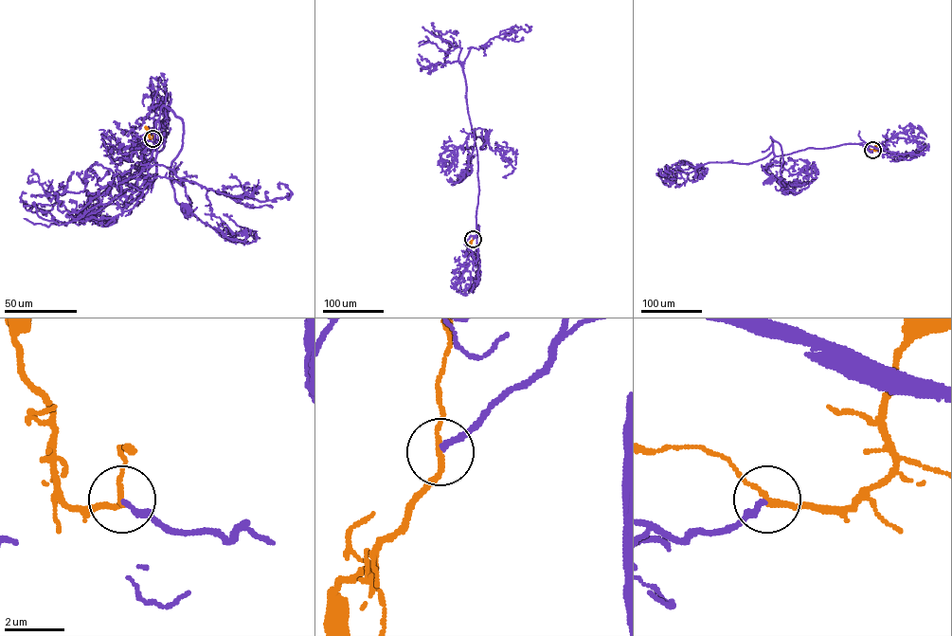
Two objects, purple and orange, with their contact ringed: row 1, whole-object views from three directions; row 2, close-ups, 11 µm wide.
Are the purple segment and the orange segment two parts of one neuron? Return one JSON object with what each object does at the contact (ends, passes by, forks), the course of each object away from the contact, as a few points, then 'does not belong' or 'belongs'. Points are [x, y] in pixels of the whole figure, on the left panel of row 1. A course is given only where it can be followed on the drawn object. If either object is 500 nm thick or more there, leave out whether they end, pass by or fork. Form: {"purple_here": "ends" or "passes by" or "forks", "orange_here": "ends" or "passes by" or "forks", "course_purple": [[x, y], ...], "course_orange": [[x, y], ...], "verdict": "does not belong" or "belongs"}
{"purple_here": "ends", "orange_here": "passes by", "course_purple": [[152, 138], [160, 122], [159, 152], [166, 105], [182, 120], [170, 179], [186, 210]], "course_orange": [[152, 138], [145, 126]], "verdict": "belongs"}

